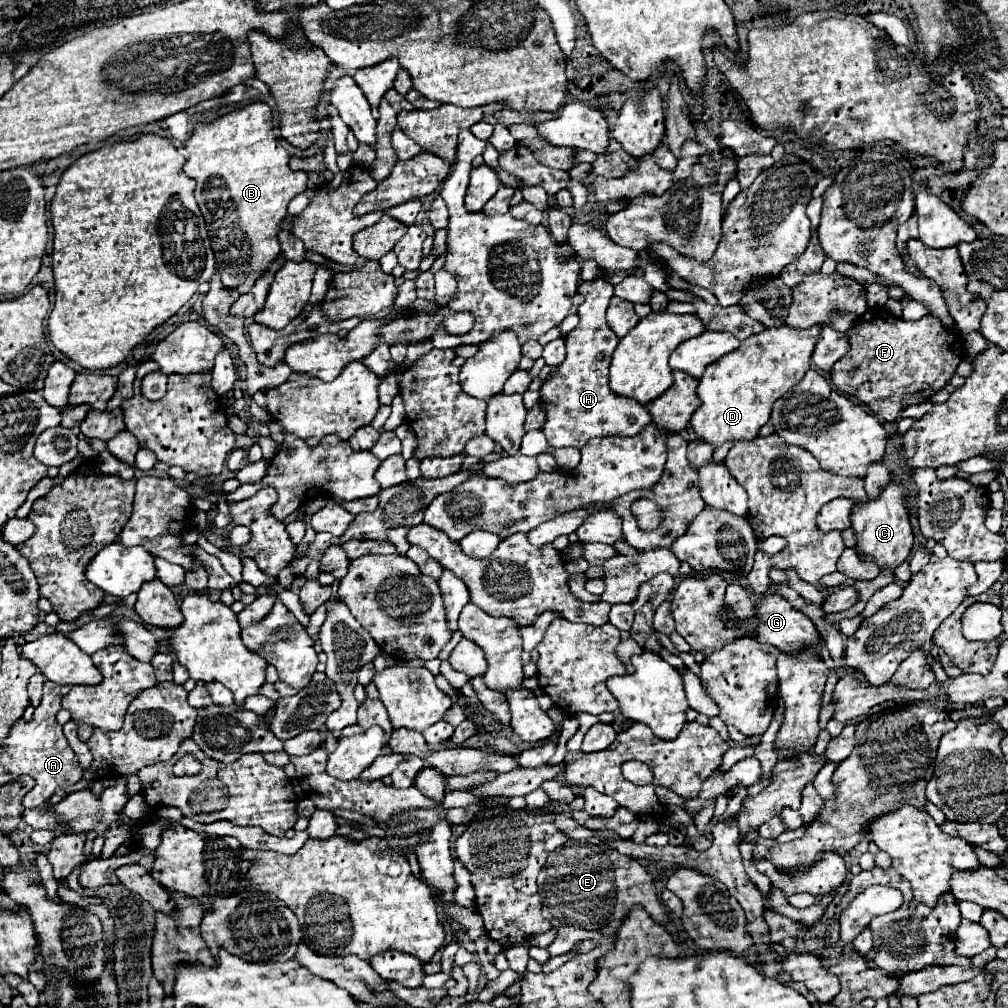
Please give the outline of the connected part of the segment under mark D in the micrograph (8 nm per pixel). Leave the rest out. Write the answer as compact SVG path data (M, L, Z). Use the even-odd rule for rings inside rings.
M786 323L780 327L766 327L744 339L736 351L710 363L698 385L702 405L694 411L690 421L696 435L712 443L712 447L728 439L754 439L760 427L768 423L772 403L800 383L810 369L810 355L820 333L822 325L812 325L808 329L796 329Z

